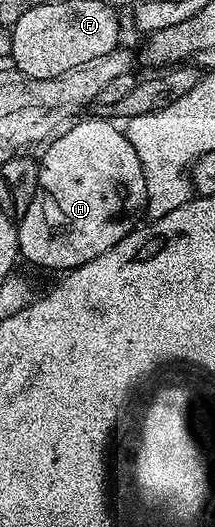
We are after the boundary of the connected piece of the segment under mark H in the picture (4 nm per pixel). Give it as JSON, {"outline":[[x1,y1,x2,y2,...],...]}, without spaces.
{"outline":[[80,119,78,122,72,123,66,130,60,131,46,145,48,148,44,150,43,156,41,155,41,159,39,160,39,185,37,186,37,194,33,198,33,202,29,202,29,210,17,224,20,257,24,261,27,259,29,263,36,264,39,268,63,268,62,270,70,270,79,268,82,264,94,262,97,254,110,253,111,248,117,246,117,242,121,242,121,238,125,238,127,233,132,231,133,225,136,223,136,221,134,222,135,215,138,212,140,215,144,211,147,203,145,174,141,174,141,161,137,158,137,150,133,150,133,146,129,146,129,138,127,137,126,131,122,127,114,128,107,120,82,120]]}

